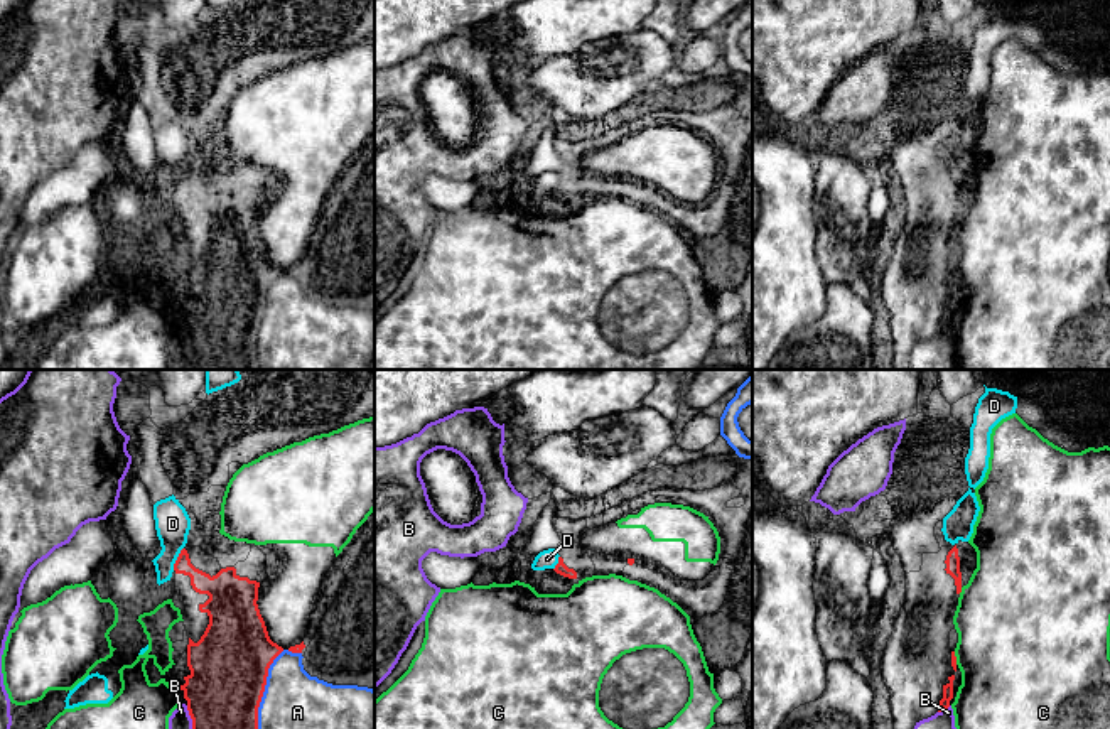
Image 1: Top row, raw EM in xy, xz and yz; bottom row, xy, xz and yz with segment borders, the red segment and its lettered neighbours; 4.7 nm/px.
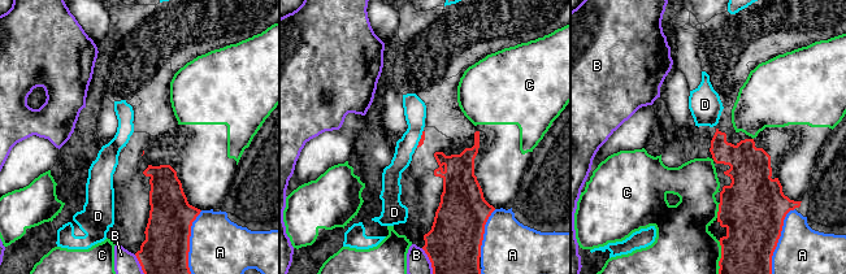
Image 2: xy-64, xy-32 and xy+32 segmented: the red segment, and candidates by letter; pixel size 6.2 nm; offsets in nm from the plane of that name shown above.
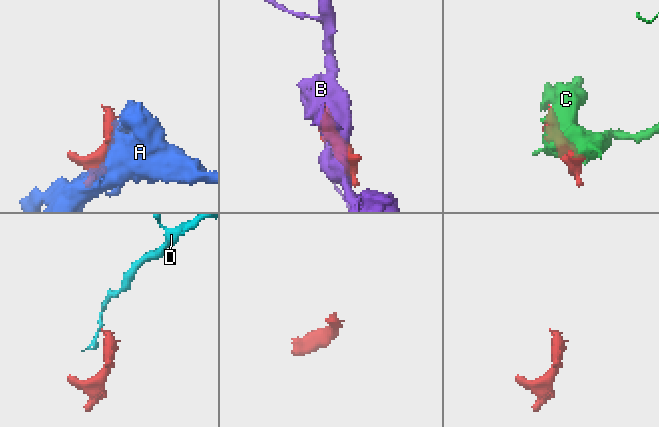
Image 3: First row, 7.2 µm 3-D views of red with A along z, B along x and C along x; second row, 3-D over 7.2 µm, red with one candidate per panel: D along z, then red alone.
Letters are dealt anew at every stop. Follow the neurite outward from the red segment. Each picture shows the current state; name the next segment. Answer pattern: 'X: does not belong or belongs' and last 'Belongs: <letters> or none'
A: does not belong
B: does not belong
C: does not belong
D: does not belong
Belongs: none

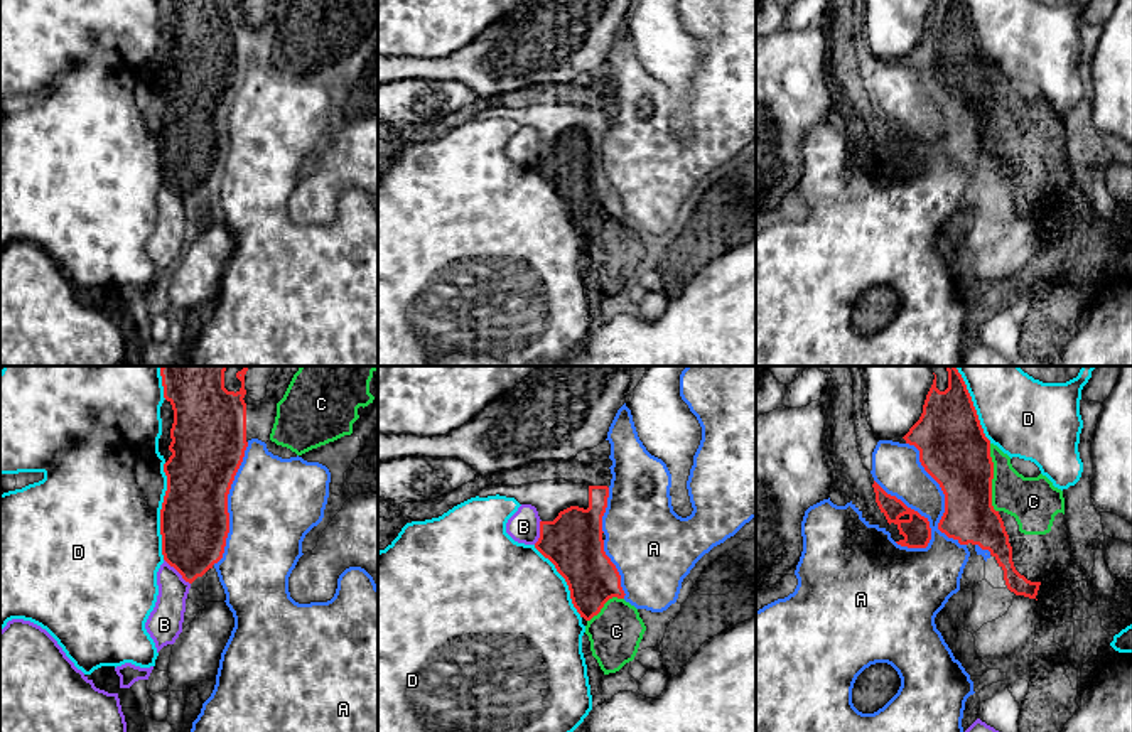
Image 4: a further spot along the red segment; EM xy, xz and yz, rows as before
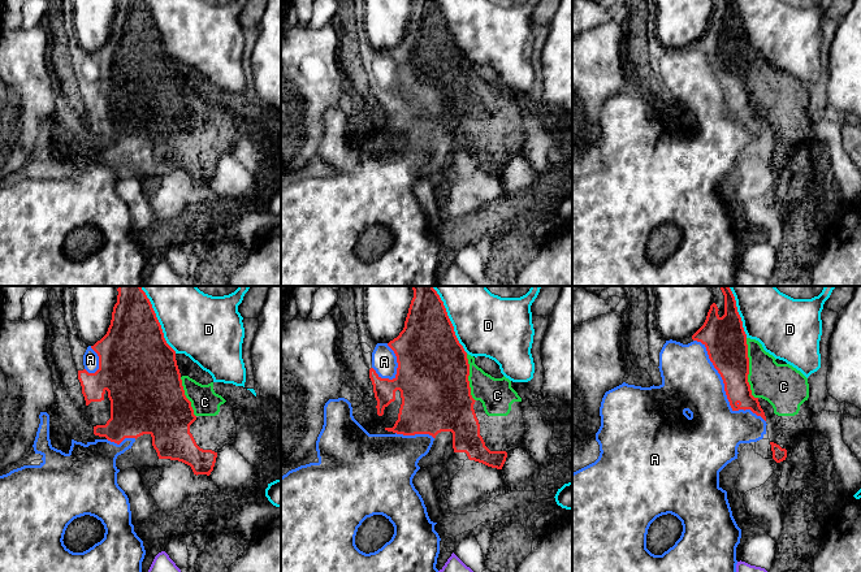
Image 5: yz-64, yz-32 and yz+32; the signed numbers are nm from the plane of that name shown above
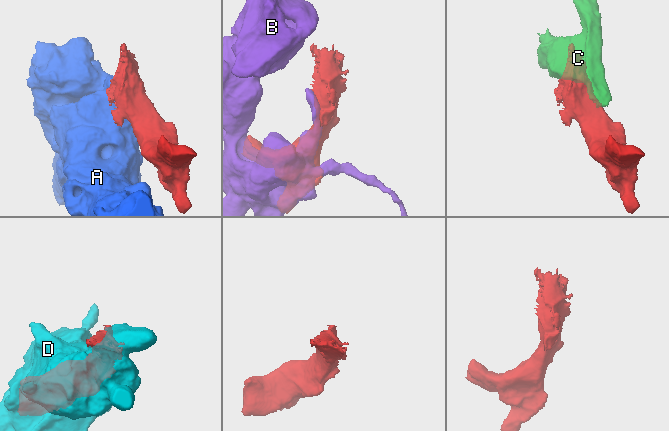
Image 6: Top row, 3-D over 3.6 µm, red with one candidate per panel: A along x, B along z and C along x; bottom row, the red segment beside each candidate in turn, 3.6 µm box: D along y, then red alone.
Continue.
A: does not belong
B: does not belong
C: belongs
D: does not belong
Belongs: C

